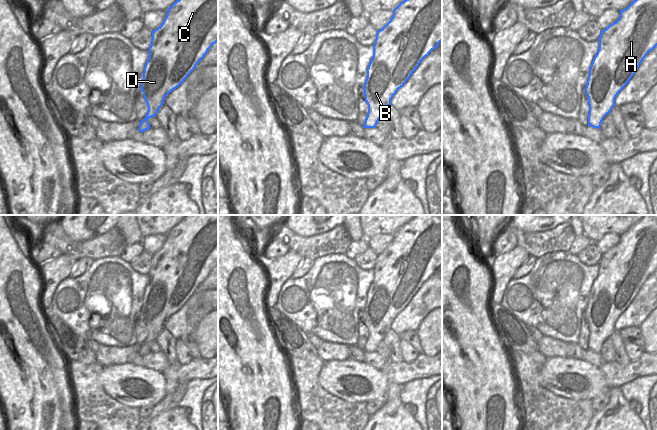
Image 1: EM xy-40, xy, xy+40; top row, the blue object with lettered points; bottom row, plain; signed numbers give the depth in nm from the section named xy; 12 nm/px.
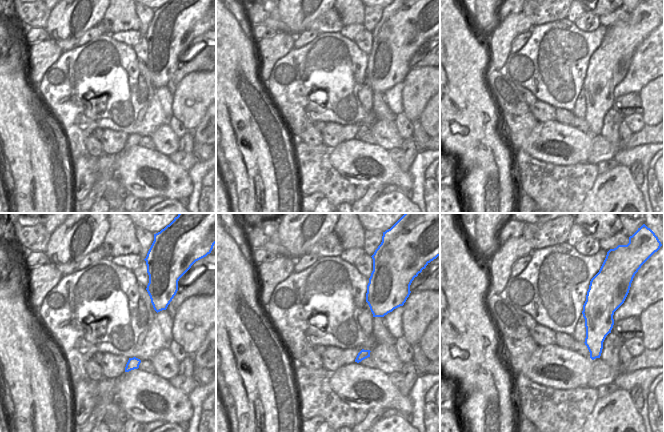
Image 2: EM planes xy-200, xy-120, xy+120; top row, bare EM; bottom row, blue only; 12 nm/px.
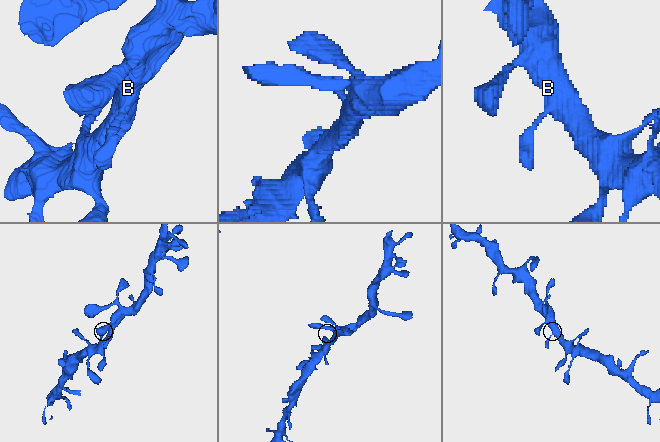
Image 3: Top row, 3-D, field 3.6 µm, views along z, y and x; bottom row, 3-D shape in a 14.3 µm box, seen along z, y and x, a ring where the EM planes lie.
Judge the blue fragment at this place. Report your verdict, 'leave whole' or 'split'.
leave whole

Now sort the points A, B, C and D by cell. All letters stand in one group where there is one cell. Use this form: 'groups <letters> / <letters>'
groups A B C D

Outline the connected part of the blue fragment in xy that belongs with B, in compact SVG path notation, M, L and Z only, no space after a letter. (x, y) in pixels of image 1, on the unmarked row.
M416 215L394 234L390 245L377 255L373 281L367 292L364 320L368 337L364 352L375 352L391 329L391 323L404 310L421 285L442 265L442 218L438 215Z

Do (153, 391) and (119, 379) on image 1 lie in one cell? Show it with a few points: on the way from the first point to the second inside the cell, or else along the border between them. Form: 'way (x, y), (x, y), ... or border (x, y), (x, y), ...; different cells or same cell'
way (145, 387), (132, 386), (127, 383); same cell

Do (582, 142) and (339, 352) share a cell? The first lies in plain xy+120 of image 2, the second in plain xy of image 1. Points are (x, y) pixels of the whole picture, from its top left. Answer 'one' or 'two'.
two

